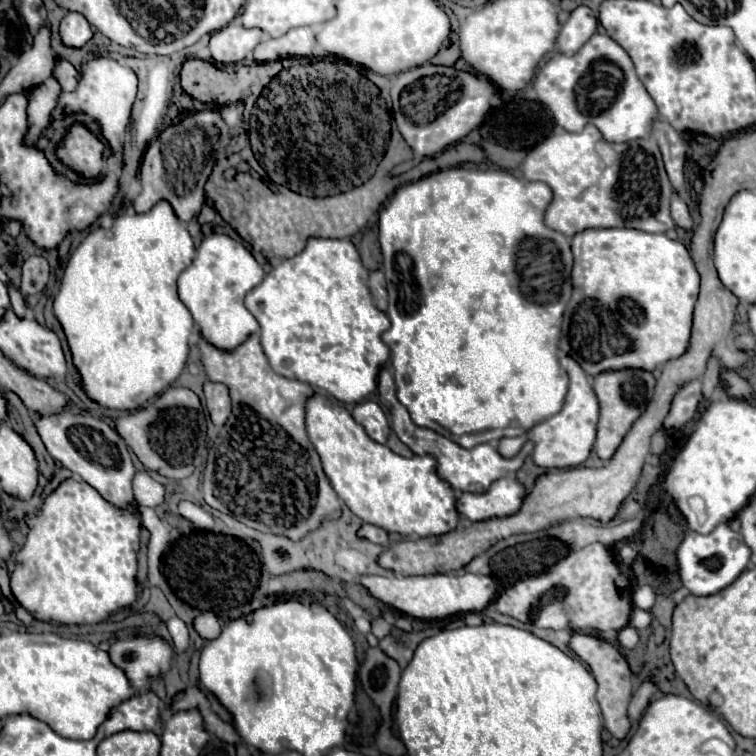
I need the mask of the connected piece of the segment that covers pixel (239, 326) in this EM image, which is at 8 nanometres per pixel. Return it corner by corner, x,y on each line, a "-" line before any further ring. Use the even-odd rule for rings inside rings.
213,234
201,242
193,264
181,272
179,298
193,314
201,334
205,334
213,346
233,350
233,346
239,346
249,334
259,330
259,324
245,308
243,298
253,286
257,286
257,282
261,282
263,276
263,268
241,242
227,234

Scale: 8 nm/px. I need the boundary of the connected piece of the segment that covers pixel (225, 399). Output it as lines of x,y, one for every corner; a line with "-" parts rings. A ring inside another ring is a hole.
205,382
205,398
207,398
207,410
213,424
223,426
231,416
231,398
227,386

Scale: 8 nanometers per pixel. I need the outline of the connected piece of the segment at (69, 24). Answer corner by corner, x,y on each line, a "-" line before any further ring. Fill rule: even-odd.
67,12
65,18
61,20
59,32
67,46
77,46
77,48
83,46
93,36
89,22
79,12

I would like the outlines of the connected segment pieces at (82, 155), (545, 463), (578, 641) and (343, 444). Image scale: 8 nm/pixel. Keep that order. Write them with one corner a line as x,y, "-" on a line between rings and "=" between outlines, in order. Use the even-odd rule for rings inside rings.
75,124
71,128
61,148
57,150
59,160
65,166
71,166
83,178
99,176
103,166
103,152
105,152
105,144
101,142
101,138
93,136
81,124
=
563,356
561,358
561,366
565,368
565,372
569,374
569,390
565,396
565,406
559,414
555,414
553,418
547,418
539,424
535,424
531,430
527,430
523,436
515,436
515,438
501,438
499,440
499,454
505,458
515,456
521,446
527,440
535,442
535,464
541,468
571,468
571,466
581,466
595,442
595,428
597,428
597,418
599,418
599,402
597,396
593,394
593,388
589,384
587,374
581,370
581,366
569,358
=
573,632
571,640
569,640
569,648
591,668
591,674
595,676
595,682
597,682
597,702
601,706
601,712
603,712
603,724
605,728
619,740
623,740
631,728
631,722
627,718
627,704
629,704
629,698
631,698
631,670
625,662
625,658
621,656
621,652
601,640
601,638
595,638
595,636
589,636
589,634
581,634
581,632
=
315,390
305,402
305,426
329,484
363,522
403,536
439,536
457,528
459,514
455,510
455,494
447,482
437,478
433,456
403,458
391,448
371,440
345,406
331,402
321,390

